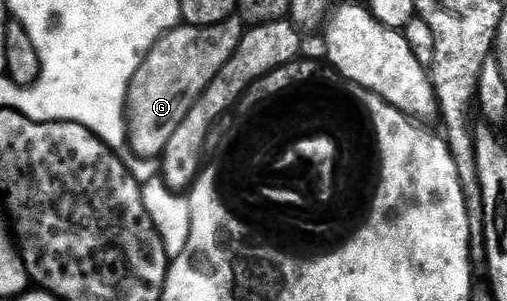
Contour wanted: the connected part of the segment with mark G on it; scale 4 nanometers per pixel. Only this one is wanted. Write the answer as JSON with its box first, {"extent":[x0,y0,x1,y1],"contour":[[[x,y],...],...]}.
{"extent":[127,17,246,159],"contour":[[[239,17],[209,27],[181,25],[166,32],[152,46],[128,86],[127,146],[132,147],[134,154],[144,159],[163,156],[170,137],[174,137],[174,129],[186,121],[186,113],[190,113],[230,57],[234,57],[234,49],[238,49],[245,30],[246,24]]]}

